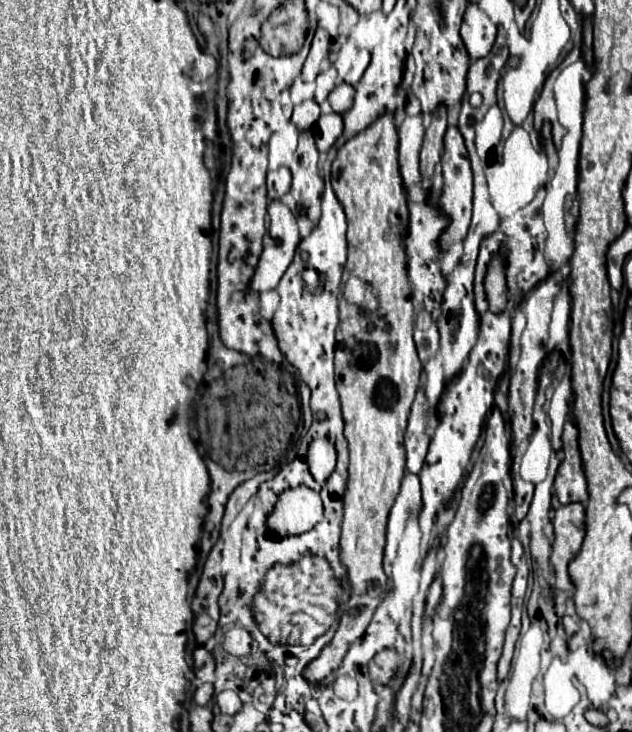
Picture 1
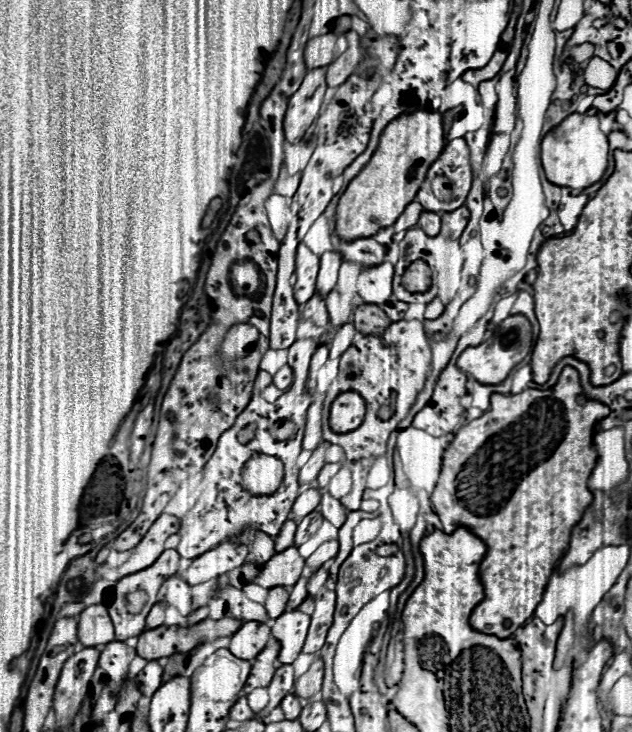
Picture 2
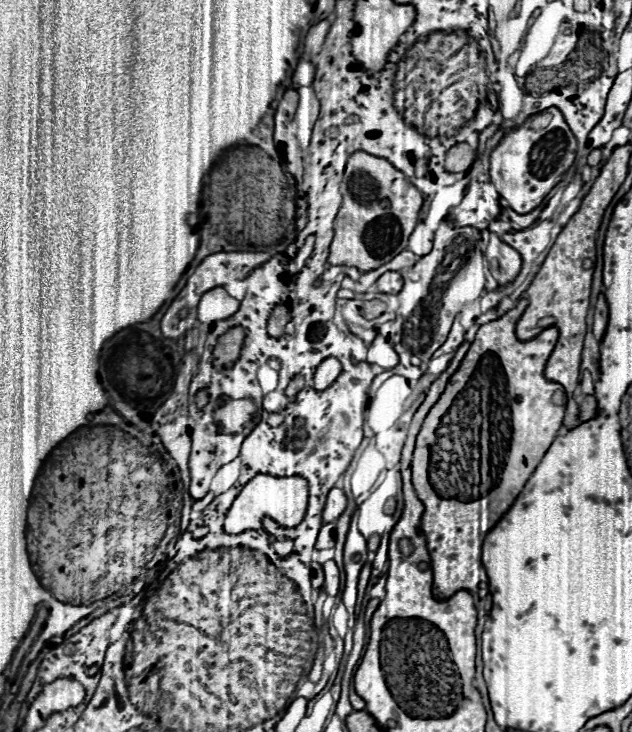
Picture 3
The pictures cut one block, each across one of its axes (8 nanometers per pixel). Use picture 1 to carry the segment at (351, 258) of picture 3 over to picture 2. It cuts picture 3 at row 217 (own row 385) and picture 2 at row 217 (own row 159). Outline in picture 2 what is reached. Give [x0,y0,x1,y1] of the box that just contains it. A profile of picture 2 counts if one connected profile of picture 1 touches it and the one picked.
[336,110,444,240]

